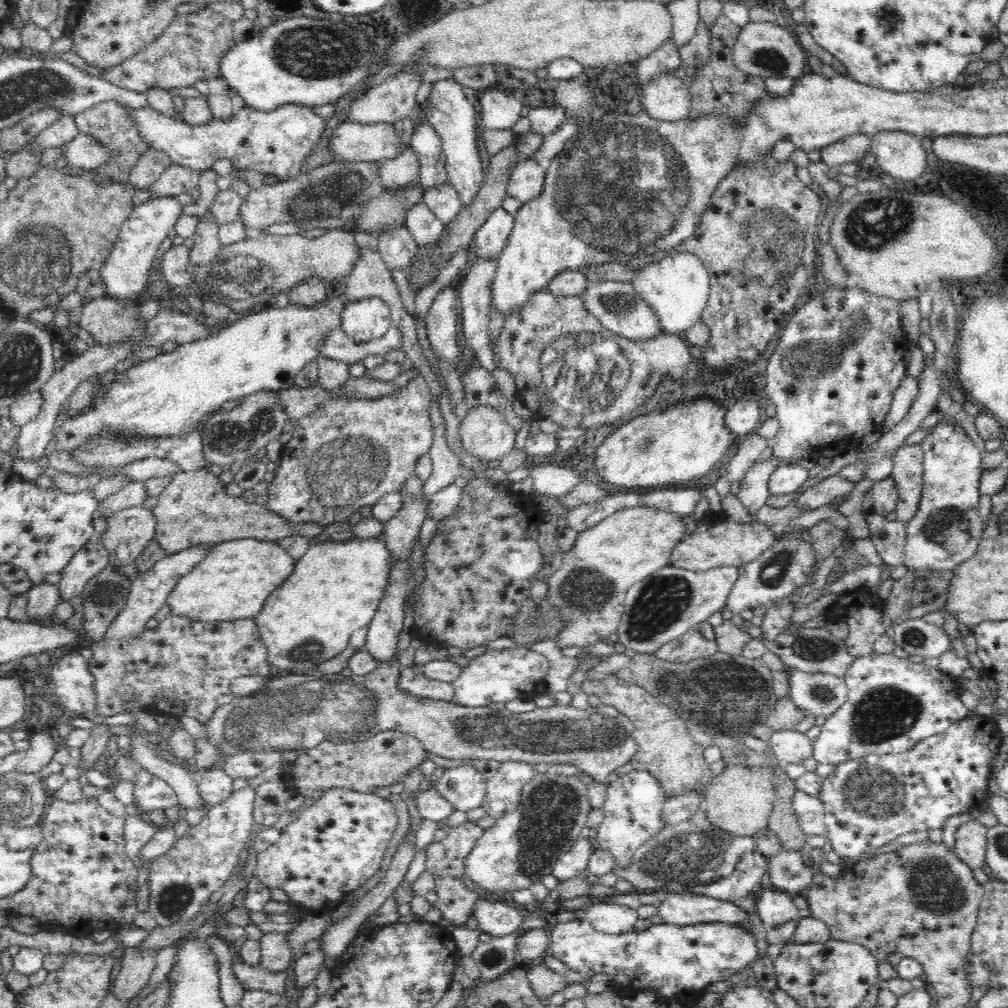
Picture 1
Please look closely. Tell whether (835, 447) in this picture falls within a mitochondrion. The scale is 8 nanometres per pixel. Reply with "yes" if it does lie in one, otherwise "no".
no

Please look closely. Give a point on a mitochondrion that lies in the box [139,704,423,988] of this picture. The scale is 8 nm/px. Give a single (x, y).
(175, 899)

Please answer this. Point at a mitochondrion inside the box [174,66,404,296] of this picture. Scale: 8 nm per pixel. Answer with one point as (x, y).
(325, 198)

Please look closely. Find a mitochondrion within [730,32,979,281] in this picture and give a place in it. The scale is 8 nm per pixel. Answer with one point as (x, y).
(873, 224)

